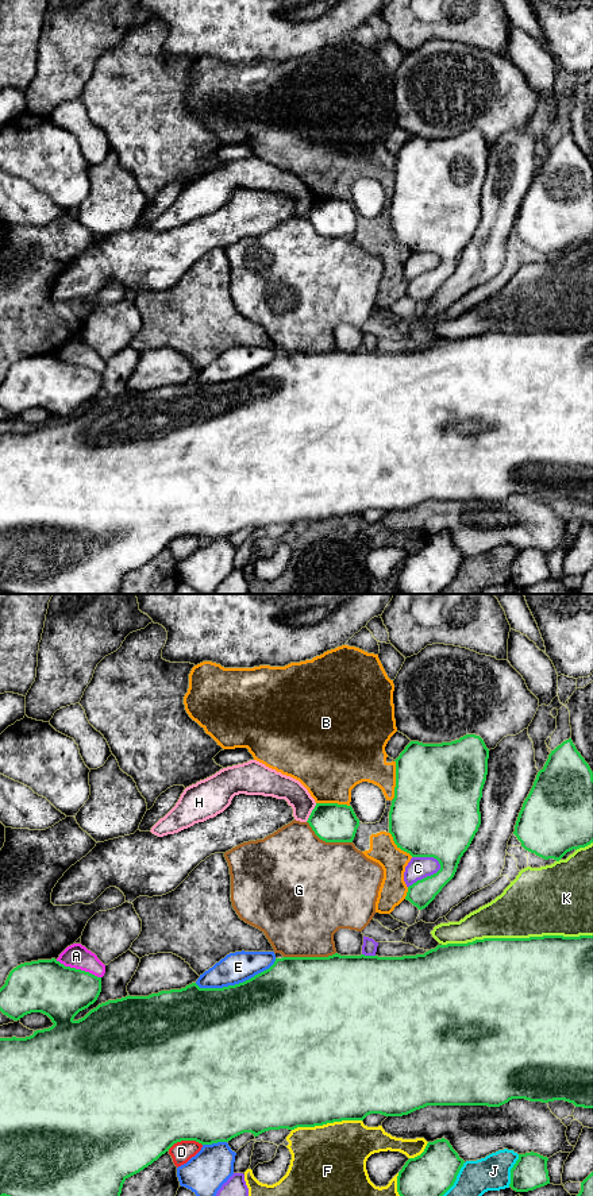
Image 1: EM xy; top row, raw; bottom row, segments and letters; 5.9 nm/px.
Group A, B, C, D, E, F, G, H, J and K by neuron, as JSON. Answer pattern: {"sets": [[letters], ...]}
{"sets": [["A"], ["B"], ["C"], ["D"], ["E"], ["F"], ["G"], ["H"], ["J"], ["K"]]}

